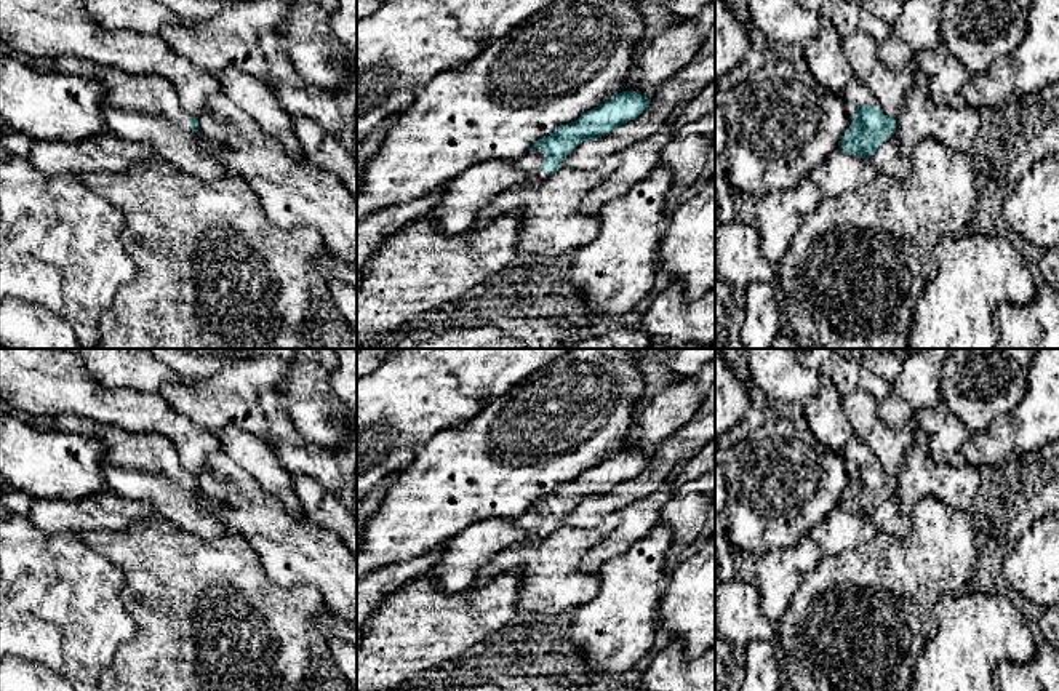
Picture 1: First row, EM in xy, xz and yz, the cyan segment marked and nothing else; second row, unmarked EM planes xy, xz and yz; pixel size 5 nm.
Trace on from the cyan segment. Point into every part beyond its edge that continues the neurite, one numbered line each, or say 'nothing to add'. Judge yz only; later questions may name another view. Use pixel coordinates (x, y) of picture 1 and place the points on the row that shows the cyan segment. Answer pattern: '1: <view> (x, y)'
1: yz (856, 93)

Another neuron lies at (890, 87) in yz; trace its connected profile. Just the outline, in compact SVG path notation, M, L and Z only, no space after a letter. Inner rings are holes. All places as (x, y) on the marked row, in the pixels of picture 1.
M864 30L841 37L841 53L854 78L859 78L875 96L886 117L896 117L901 102L913 85L910 69L894 70L883 64L878 43Z

